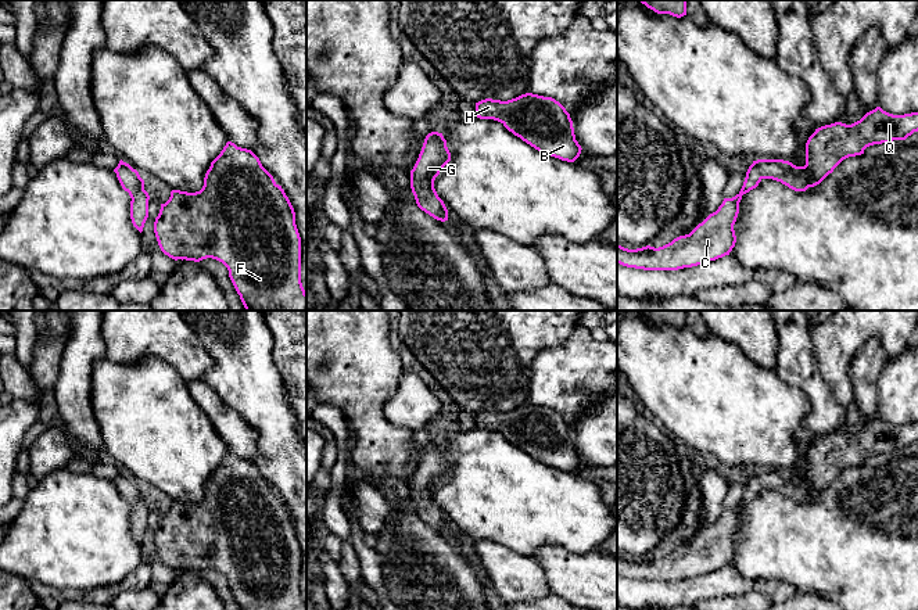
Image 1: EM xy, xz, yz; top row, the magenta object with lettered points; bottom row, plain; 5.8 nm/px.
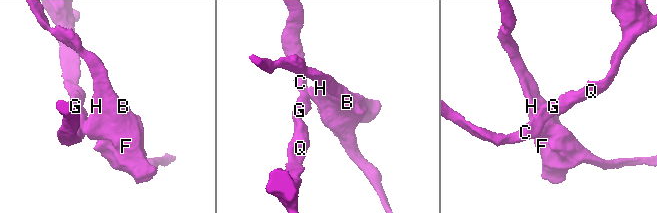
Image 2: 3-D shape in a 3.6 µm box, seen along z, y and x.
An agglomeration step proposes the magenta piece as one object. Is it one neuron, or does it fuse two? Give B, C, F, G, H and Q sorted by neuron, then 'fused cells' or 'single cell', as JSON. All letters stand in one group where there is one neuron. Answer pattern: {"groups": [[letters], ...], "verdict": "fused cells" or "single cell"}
{"groups": [["B", "C", "F", "G", "H", "Q"]], "verdict": "single cell"}

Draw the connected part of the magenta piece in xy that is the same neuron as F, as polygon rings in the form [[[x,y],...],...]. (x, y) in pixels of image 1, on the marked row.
[[[227,141],[211,162],[200,191],[172,190],[154,222],[161,251],[169,258],[200,262],[207,258],[222,262],[245,311],[306,311],[306,293],[301,283],[301,237],[294,208],[259,158],[247,148]]]

